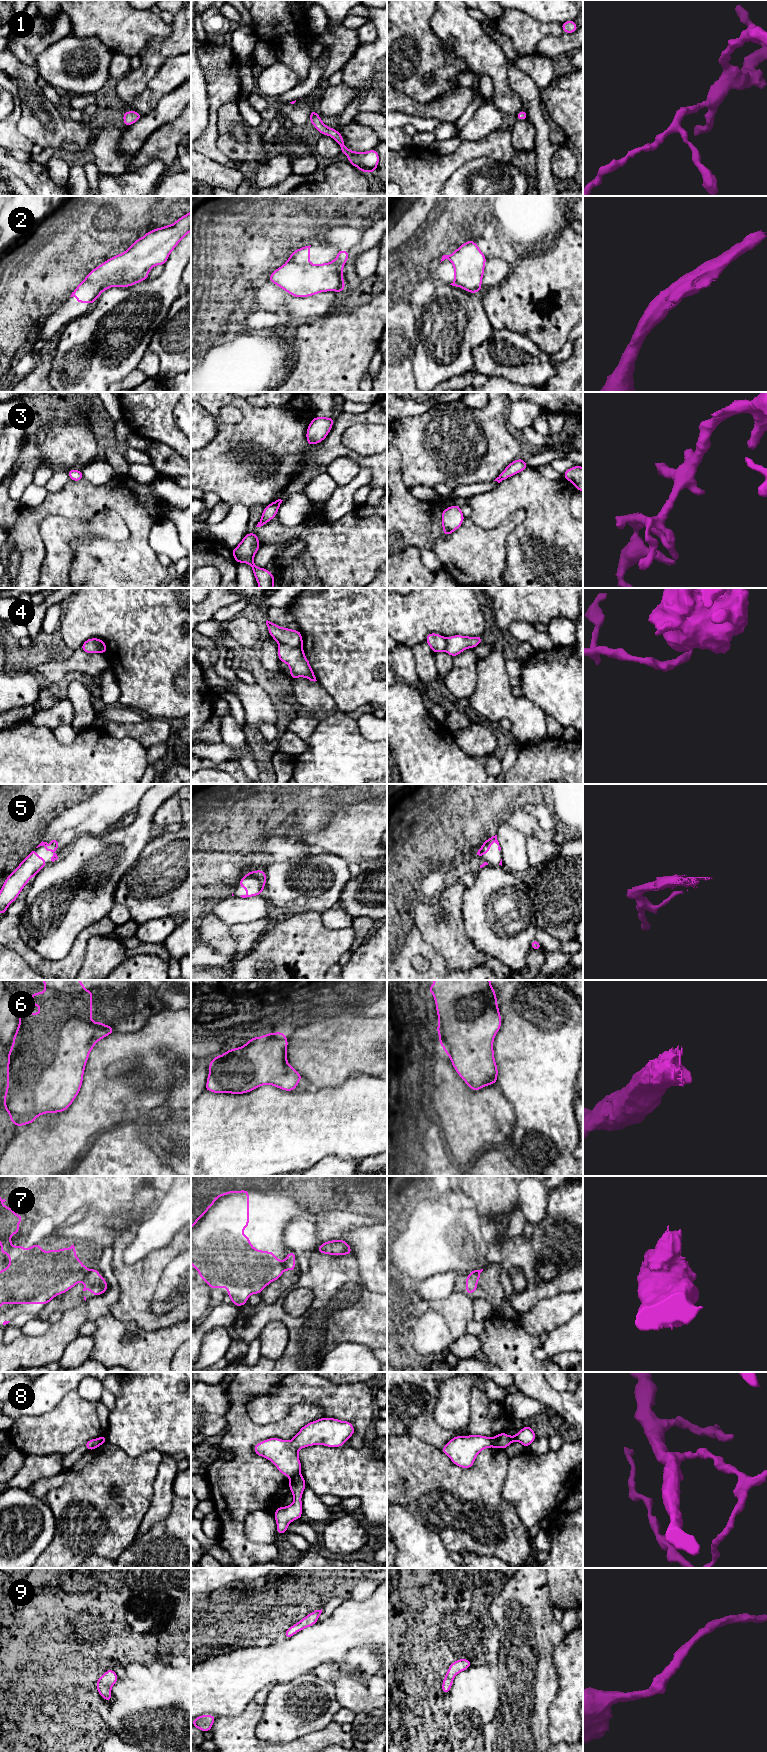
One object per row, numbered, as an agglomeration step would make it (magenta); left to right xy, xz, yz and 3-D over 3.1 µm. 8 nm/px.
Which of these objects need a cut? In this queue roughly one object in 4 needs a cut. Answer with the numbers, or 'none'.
2, 4, 7, 8

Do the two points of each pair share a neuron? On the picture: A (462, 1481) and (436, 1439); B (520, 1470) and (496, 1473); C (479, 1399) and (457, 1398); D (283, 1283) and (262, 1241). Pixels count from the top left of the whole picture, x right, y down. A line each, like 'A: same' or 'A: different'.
A: different
B: different
C: different
D: different

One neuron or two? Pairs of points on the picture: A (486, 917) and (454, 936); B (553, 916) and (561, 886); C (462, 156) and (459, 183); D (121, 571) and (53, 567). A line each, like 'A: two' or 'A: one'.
A: two
B: one
C: two
D: two

